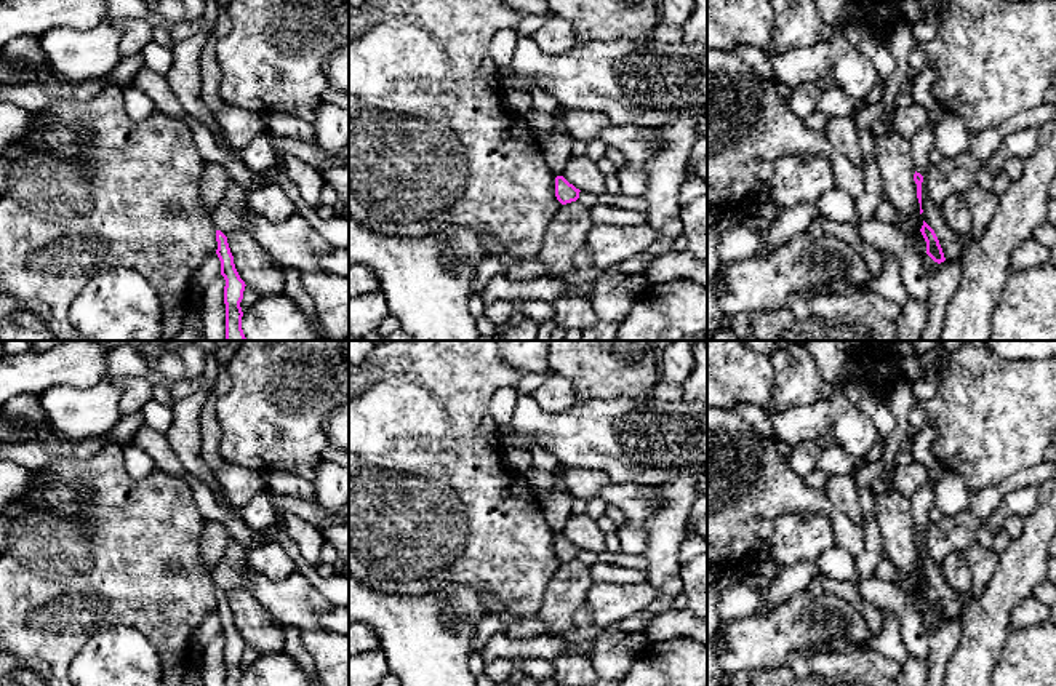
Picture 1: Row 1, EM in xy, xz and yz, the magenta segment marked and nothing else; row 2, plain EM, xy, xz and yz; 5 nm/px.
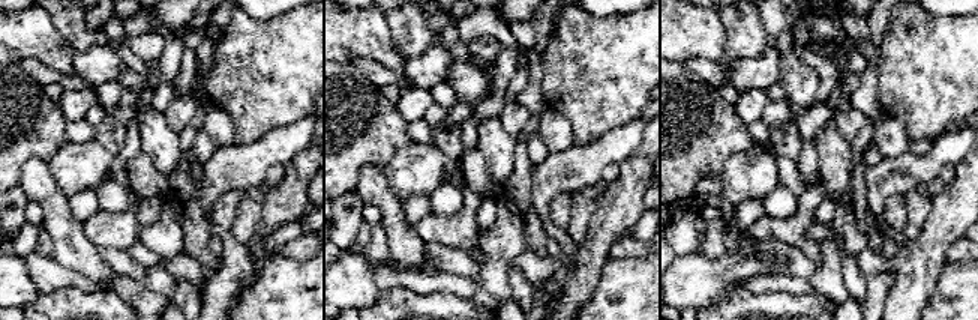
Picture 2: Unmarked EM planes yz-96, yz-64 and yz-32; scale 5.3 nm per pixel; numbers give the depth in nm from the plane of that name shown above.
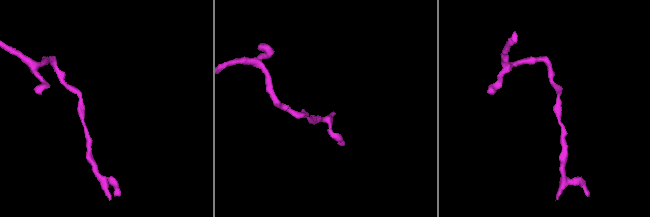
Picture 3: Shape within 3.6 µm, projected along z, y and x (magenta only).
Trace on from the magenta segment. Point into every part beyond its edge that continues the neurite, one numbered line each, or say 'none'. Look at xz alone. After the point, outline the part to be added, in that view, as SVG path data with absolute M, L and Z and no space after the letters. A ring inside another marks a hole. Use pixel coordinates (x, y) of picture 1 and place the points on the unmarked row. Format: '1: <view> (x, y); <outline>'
none

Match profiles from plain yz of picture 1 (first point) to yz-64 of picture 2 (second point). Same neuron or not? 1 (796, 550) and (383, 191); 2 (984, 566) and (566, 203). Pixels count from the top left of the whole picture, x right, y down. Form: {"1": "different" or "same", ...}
{"1": "different", "2": "different"}

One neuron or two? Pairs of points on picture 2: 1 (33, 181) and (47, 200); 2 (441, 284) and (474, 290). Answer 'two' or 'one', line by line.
1: one
2: one

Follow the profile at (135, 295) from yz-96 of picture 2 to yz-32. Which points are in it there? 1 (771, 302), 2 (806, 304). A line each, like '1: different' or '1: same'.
1: different
2: different

